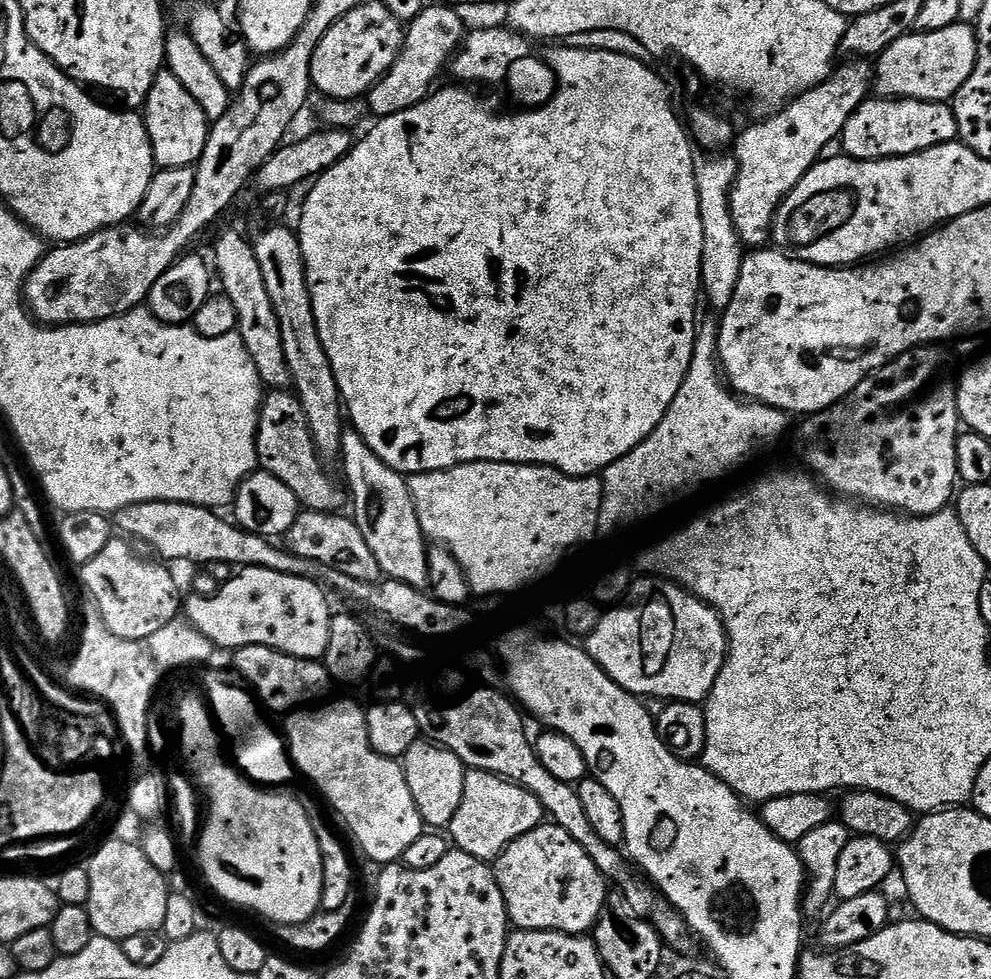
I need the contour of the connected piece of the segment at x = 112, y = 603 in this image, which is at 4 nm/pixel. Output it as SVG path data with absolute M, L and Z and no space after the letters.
M113 538L109 544L102 546L102 550L95 558L90 558L90 562L82 565L82 572L84 584L88 587L97 610L100 611L99 623L106 625L108 632L118 638L147 642L154 634L154 630L162 630L164 624L181 615L182 595L180 596L180 588L176 585L176 580L168 569L171 567L167 563L157 562L155 559L143 560L131 546L133 547L127 539Z

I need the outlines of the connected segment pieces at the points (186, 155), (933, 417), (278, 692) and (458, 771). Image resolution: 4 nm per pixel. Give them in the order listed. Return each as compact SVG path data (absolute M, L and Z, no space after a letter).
M162 70L154 78L150 94L144 100L142 115L152 143L152 158L157 169L191 168L199 164L208 141L210 122L202 106L194 102L186 86L182 86L182 82L178 82L172 72Z
M917 346L910 352L903 352L891 364L884 364L876 372L870 373L845 400L839 400L824 412L817 412L800 428L800 456L804 459L803 467L821 485L827 486L837 497L847 498L852 502L859 502L873 509L891 510L905 516L930 516L935 512L943 512L953 503L957 495L958 462L956 461L956 439L962 431L960 419L960 401L958 399L958 372L952 369L952 360L943 352L940 346Z
M266 646L237 648L231 653L230 664L231 667L236 667L237 674L245 680L243 683L255 693L259 703L261 705L264 703L272 712L288 714L301 706L315 705L317 702L323 701L327 697L324 695L334 687L334 681L329 676L328 669L320 660L294 658L290 654Z
M421 738L406 750L402 757L406 786L410 786L410 794L414 798L414 806L418 806L418 814L425 825L432 830L447 829L448 823L458 814L458 806L462 806L462 790L464 789L465 764L443 744L433 744L427 738Z

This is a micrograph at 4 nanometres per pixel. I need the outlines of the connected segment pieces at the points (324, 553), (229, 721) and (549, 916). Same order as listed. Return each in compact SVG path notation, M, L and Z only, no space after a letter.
M301 511L286 533L287 540L287 551L294 555L325 563L326 566L341 571L350 578L362 581L381 579L382 573L378 561L374 559L374 554L370 550L370 545L366 543L366 538L362 538L362 530L358 530L355 519L348 517L347 520L344 514Z
M218 678L210 679L208 682L209 705L219 725L222 728L224 726L225 730L236 740L236 758L238 760L236 762L241 768L241 771L255 783L264 786L280 786L276 784L282 784L288 781L292 776L292 772L294 776L294 766L291 762L287 747L281 737L279 739L272 731L263 726L259 716L256 714L257 705L253 697L243 687L240 688L232 686Z
M545 822L539 828L530 830L530 834L522 834L522 838L515 840L494 861L494 871L506 902L509 921L525 932L565 932L571 936L591 933L609 903L609 881L598 870L598 866L594 866L590 854L586 854L586 850L582 850L582 846L574 842L566 830L551 822Z

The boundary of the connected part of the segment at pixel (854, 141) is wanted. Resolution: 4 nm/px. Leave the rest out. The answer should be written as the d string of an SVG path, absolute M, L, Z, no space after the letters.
M869 98L854 110L854 114L850 114L842 133L842 152L853 160L888 160L891 156L909 156L939 144L951 144L957 137L958 122L952 113L951 103Z

